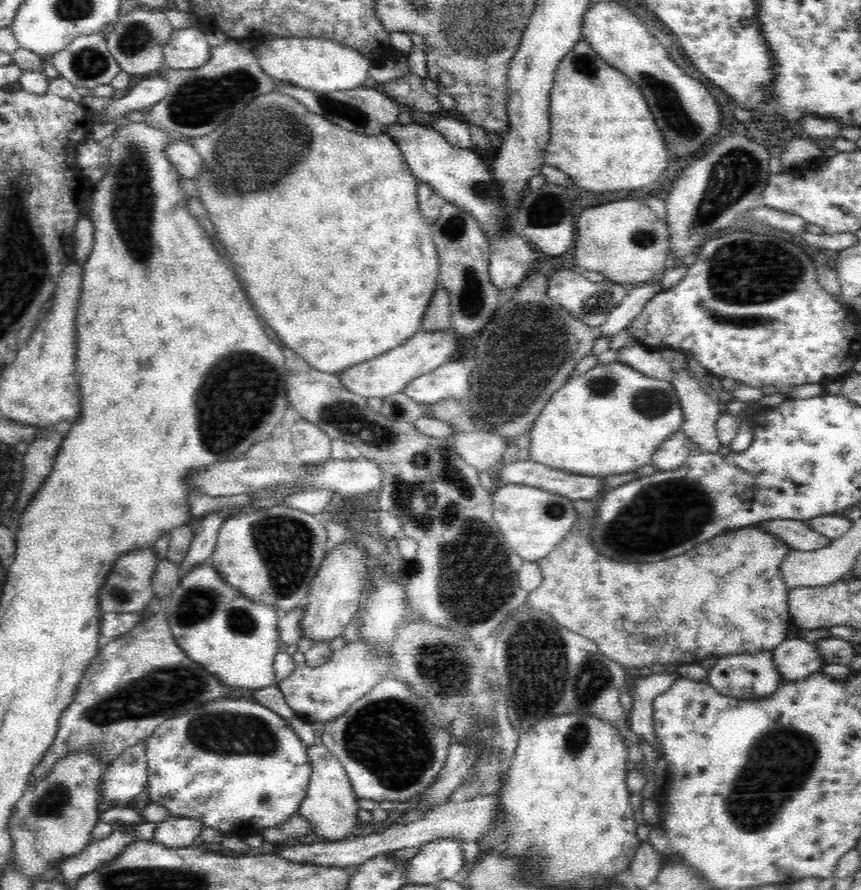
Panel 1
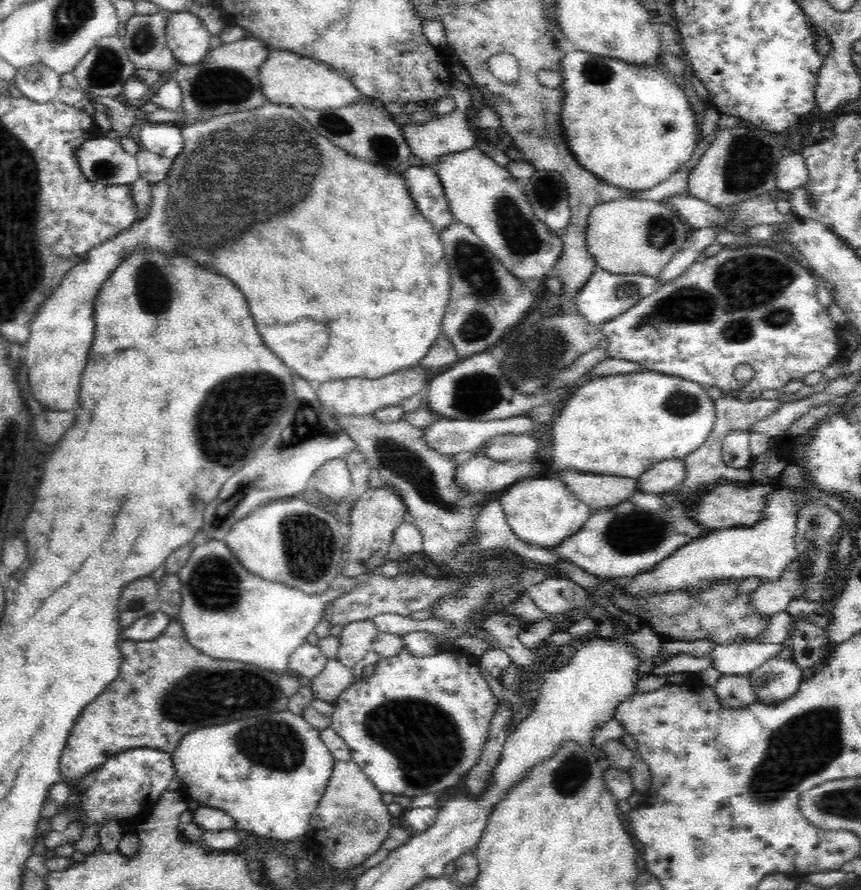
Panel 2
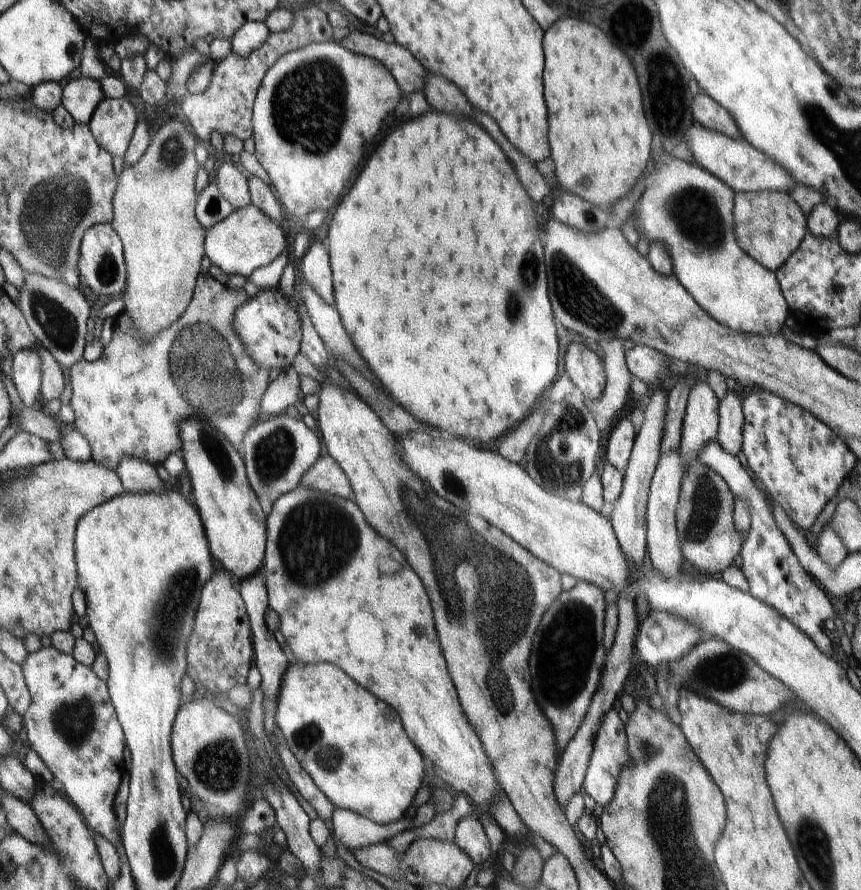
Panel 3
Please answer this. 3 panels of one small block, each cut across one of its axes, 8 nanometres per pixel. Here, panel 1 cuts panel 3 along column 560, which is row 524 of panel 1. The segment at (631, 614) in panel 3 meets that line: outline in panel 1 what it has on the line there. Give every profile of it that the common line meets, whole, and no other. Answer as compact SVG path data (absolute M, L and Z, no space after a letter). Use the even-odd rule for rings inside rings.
M768 519L755 526L764 532L769 532L785 542L790 548L796 550L816 550L826 546L831 539L812 527L808 527L805 521L792 519Z

